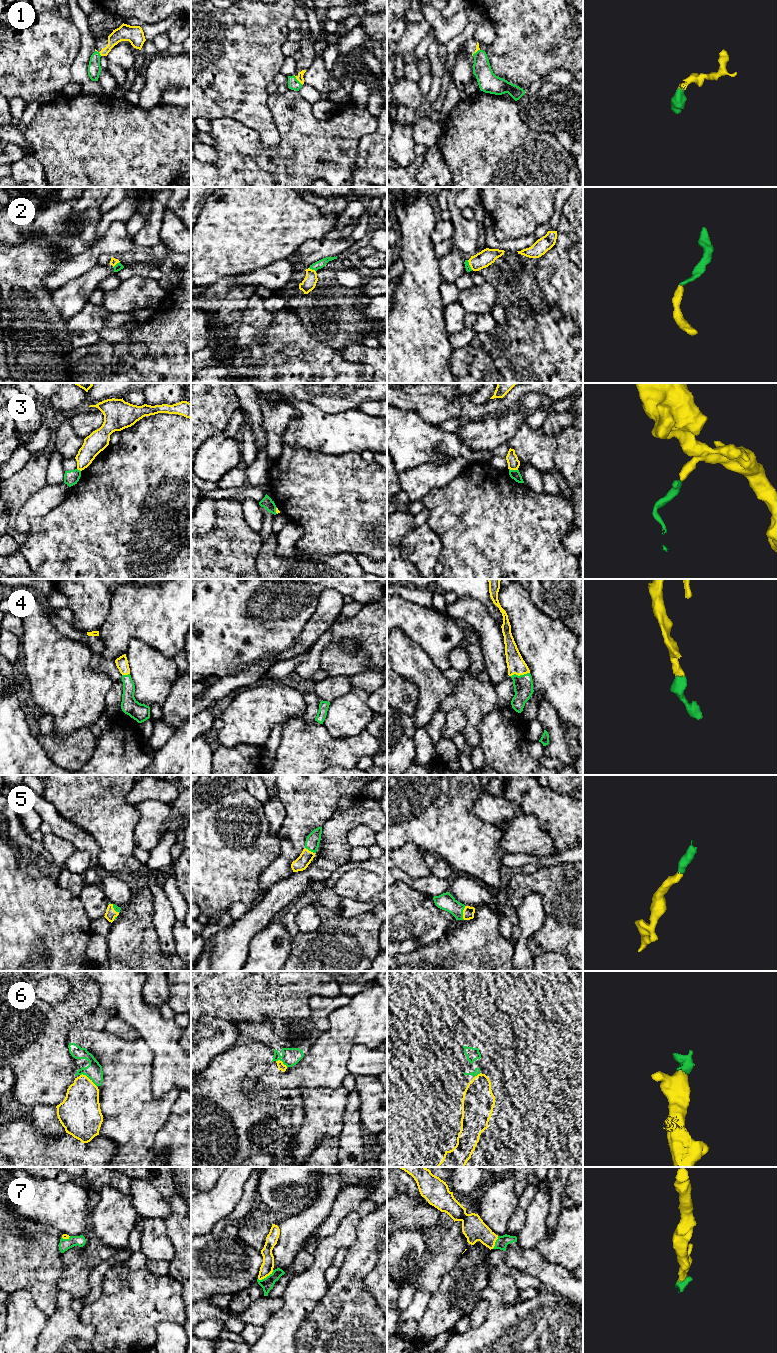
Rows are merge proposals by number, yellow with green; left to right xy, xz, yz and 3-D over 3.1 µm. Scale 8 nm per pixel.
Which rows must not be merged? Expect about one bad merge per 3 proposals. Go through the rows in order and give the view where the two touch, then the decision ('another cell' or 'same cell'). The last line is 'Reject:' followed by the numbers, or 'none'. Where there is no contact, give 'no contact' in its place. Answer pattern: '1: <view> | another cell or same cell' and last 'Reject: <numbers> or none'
1: xz | same cell
2: xz | same cell
3: yz | another cell
4: yz | same cell
5: yz | same cell
6: xz | another cell
7: xz | same cell
Reject: 3, 6

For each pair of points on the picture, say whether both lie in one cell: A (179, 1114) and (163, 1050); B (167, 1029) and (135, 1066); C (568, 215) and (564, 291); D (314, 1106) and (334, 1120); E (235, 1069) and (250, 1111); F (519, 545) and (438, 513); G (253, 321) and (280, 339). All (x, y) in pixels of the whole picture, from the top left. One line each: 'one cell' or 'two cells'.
A: two cells
B: two cells
C: one cell
D: one cell
E: one cell
F: one cell
G: two cells

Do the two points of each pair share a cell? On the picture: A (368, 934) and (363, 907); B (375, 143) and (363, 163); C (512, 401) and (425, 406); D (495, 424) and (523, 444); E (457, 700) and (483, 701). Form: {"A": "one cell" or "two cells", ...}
{"A": "two cells", "B": "one cell", "C": "one cell", "D": "two cells", "E": "one cell"}

